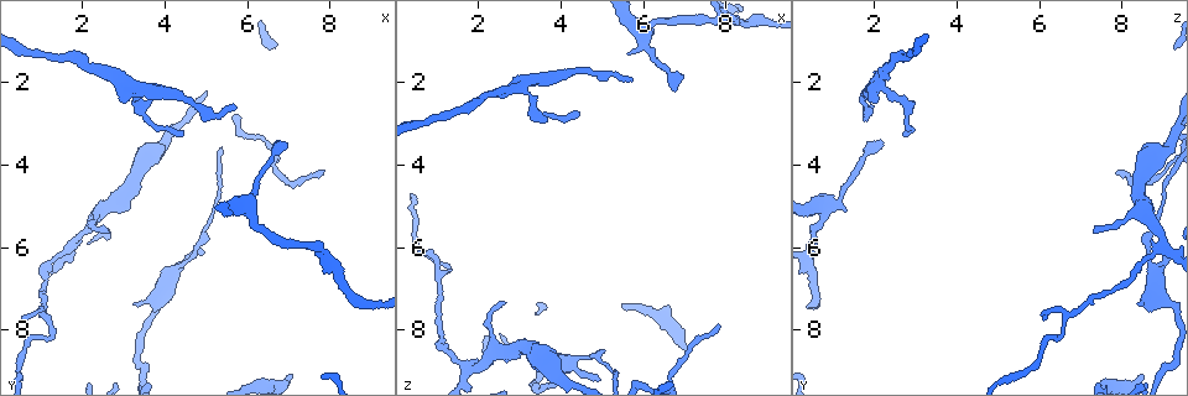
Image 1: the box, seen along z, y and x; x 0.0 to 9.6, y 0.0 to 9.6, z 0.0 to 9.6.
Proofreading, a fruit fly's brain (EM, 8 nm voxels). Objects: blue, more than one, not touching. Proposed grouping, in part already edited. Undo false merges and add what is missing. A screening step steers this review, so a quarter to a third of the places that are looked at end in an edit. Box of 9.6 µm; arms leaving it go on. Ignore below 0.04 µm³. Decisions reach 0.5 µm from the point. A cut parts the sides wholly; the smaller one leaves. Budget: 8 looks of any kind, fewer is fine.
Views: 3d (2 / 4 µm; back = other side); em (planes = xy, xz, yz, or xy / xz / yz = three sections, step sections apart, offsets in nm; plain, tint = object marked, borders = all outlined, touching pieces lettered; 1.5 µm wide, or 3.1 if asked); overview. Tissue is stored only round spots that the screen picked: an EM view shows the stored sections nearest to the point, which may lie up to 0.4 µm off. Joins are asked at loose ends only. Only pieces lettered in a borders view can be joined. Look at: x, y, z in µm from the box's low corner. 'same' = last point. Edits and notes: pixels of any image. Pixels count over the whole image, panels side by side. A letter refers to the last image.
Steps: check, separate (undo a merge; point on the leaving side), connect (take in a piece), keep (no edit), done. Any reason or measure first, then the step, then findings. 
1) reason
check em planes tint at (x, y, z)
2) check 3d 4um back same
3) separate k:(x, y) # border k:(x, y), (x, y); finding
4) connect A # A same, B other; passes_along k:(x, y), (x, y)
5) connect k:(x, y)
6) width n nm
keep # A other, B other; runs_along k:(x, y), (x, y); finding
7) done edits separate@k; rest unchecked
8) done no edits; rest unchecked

sudden change in width
check 3d 4um at (4.60, 6.25, 8.60)

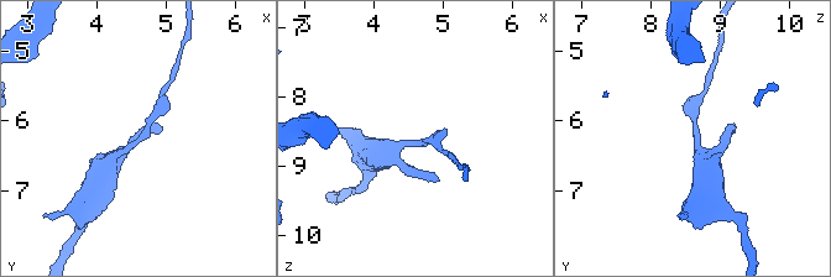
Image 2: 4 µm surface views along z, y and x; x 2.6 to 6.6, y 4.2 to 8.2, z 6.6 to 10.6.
shape alone is not enough
check em planes borders at (4.70, 6.20, 8.65)

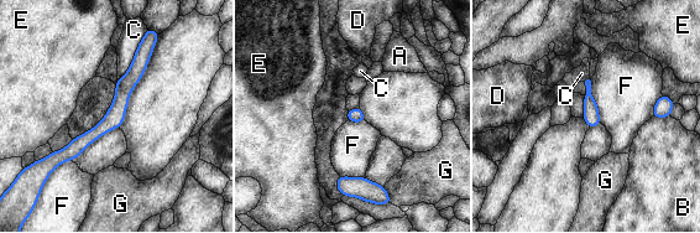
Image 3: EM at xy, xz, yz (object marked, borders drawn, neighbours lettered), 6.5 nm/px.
width 100 nm; longest_contact C 340 nm
keep # A other, B other, C other, D other, E other, F other, G other; one neuron here

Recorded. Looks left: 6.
sharp bend
check 3d 2um at (1.30, 8.10, 6.50)

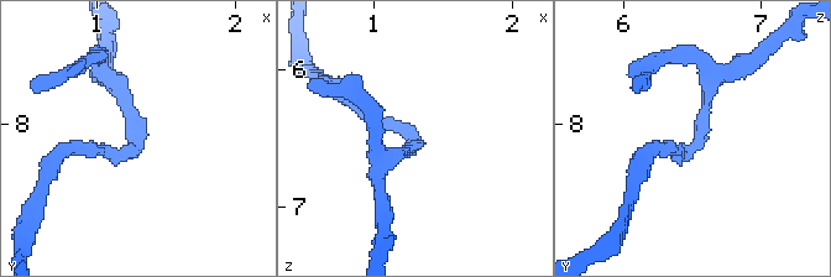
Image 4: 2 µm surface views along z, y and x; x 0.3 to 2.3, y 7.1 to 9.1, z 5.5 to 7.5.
check em xz step 4 tint at (1.26, 8.16, 6.50)

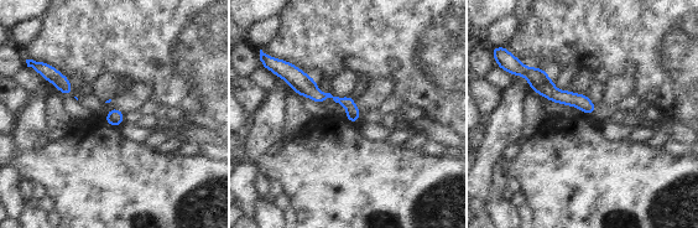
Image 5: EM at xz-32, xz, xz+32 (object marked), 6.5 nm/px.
see the neighbours
check em xz step 4 borders same

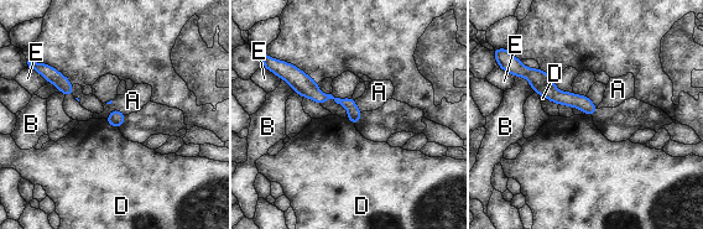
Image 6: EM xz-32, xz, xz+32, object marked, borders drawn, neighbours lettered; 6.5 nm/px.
longest_contact B 160 nm
keep # A other, B other, D other, E other; continuous, no second neuron

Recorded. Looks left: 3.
tapers out
check em planes plain at (5.70, 2.50, 1.90)

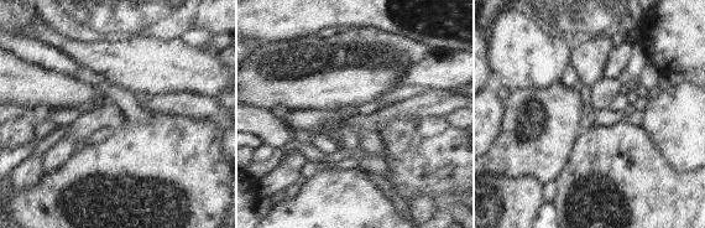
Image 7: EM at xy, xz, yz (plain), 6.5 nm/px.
check em planes borders same

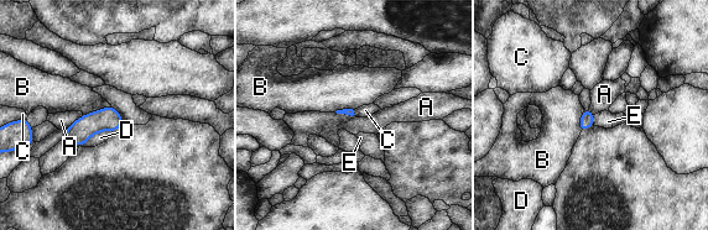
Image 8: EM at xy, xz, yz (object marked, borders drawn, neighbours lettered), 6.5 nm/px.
keep # A other, B other, C other, D other, E other; border 8:(112, 105), (124, 121); no lettered piece goes on from it

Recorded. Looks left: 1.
done no edits; rest unchecked

